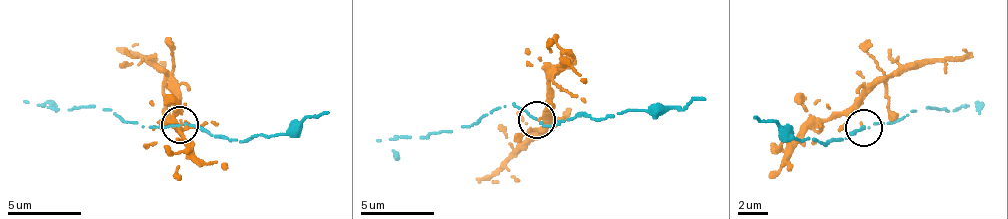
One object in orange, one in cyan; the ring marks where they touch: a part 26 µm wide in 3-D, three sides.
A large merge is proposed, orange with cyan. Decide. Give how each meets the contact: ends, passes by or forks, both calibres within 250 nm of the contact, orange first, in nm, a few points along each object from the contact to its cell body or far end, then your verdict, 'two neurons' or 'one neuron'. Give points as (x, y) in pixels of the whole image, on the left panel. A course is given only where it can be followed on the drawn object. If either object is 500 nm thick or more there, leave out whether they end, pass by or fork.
orange ends; cyan passes by; calibres 100 and 170 nm; course orange (180, 126), (176, 100), (169, 81), (153, 65), (118, 46); course cyan (180, 126), (120, 120), (111, 108), (45, 106), (49, 102), (55, 112); two neurons

